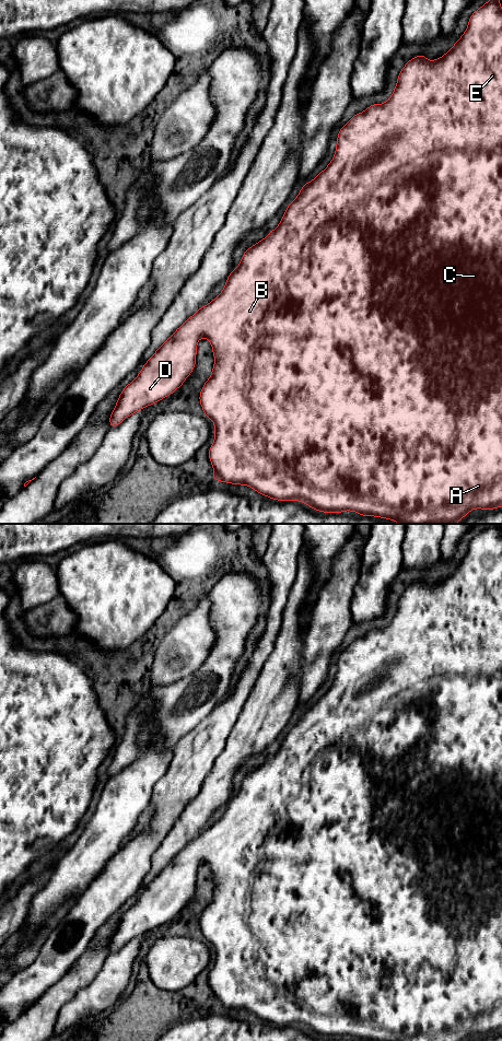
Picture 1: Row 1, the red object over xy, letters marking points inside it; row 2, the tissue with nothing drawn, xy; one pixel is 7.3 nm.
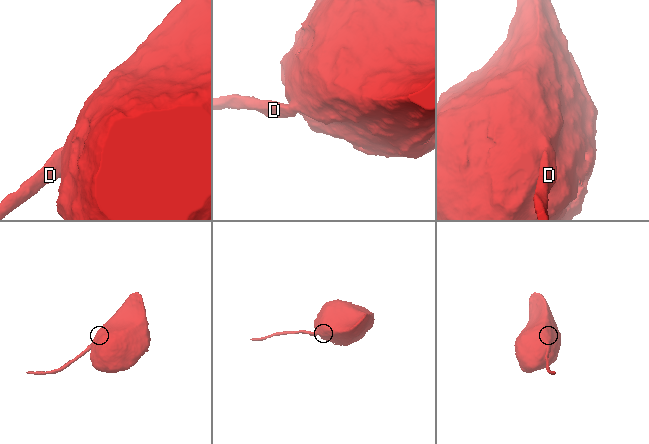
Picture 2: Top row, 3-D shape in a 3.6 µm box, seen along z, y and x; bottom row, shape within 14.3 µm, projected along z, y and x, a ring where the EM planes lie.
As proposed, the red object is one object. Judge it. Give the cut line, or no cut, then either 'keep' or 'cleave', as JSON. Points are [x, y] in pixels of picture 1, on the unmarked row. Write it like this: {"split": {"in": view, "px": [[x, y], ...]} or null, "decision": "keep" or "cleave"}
{"split": null, "decision": "keep"}

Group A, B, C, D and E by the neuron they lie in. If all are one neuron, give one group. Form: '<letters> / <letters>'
A B C D E

